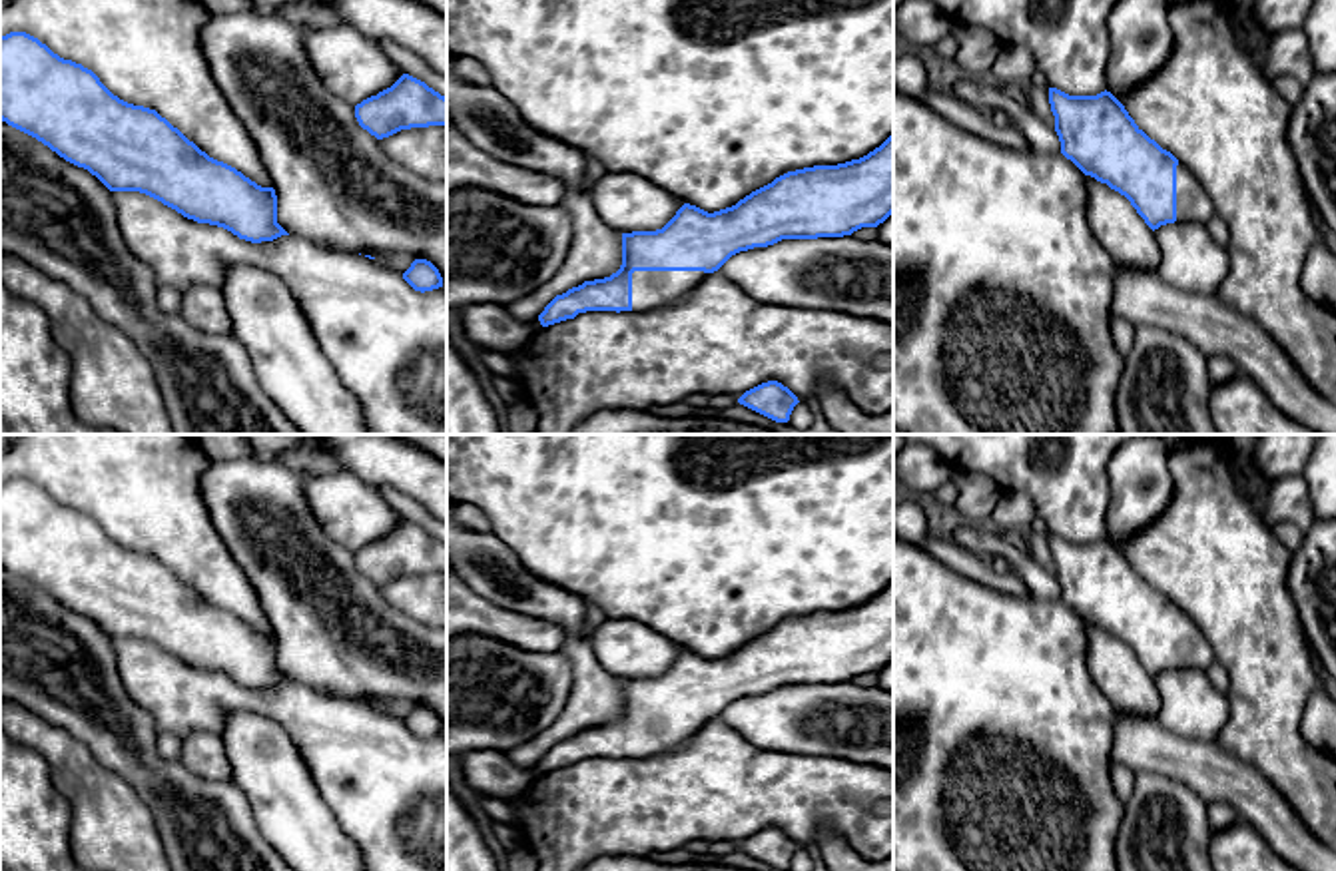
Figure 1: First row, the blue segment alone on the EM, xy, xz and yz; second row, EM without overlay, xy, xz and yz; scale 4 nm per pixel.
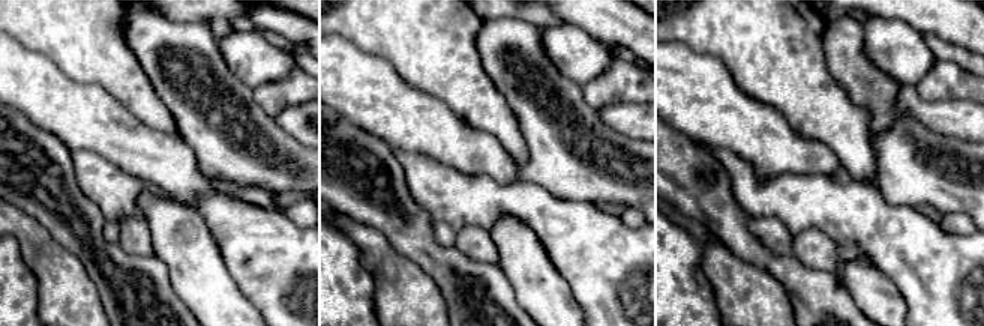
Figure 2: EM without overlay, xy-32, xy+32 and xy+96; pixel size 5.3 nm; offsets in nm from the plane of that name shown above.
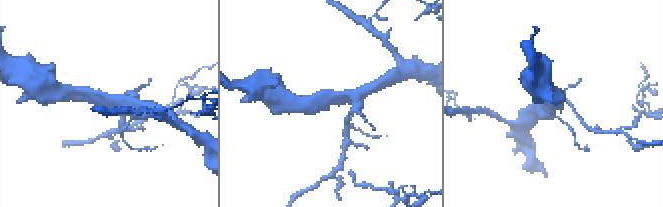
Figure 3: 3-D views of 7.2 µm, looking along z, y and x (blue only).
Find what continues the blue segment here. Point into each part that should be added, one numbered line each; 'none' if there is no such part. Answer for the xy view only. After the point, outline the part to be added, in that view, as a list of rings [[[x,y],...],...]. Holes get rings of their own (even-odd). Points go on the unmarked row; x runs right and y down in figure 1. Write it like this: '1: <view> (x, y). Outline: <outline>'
none

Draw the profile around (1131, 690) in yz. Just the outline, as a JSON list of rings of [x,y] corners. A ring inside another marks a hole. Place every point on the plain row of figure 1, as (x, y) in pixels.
[[[1085,622],[1085,628],[1089,674],[1115,714],[1159,720],[1161,696],[1157,682],[1131,648],[1091,622]]]

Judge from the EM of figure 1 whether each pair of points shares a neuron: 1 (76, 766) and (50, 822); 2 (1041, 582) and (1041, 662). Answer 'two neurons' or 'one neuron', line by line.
1: two neurons
2: two neurons

